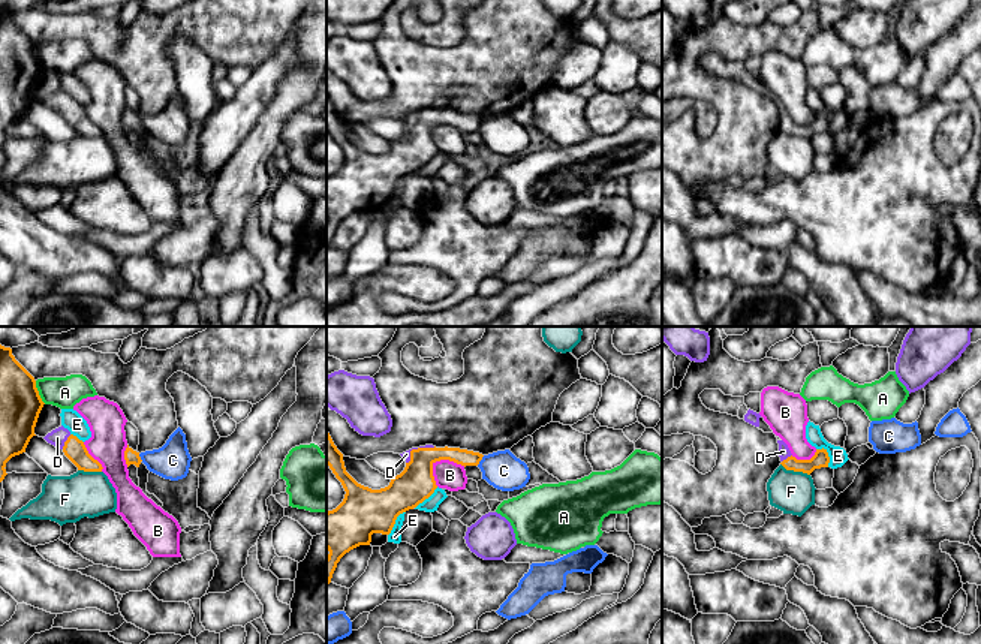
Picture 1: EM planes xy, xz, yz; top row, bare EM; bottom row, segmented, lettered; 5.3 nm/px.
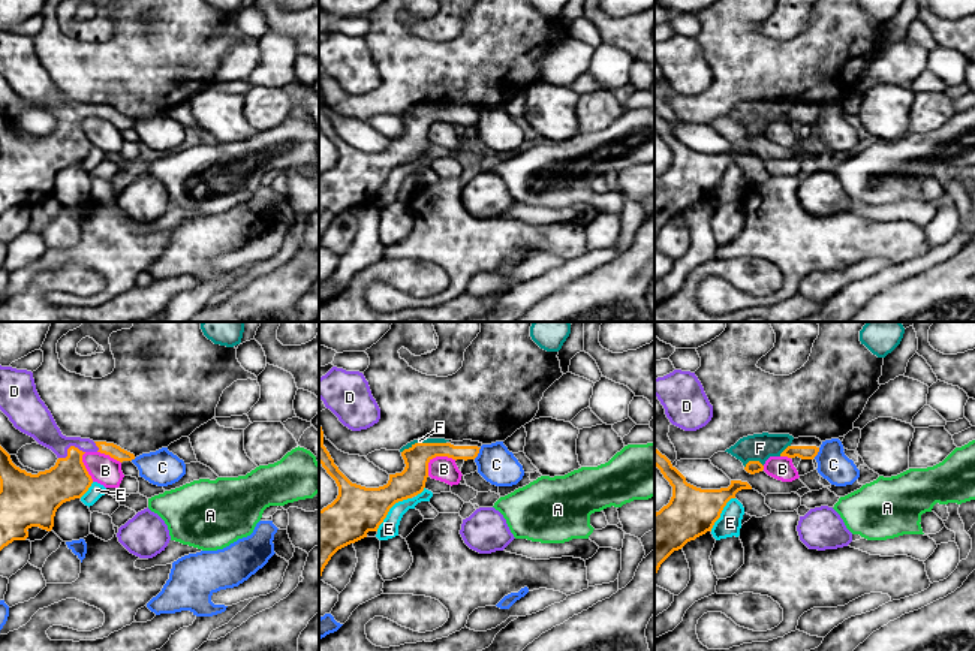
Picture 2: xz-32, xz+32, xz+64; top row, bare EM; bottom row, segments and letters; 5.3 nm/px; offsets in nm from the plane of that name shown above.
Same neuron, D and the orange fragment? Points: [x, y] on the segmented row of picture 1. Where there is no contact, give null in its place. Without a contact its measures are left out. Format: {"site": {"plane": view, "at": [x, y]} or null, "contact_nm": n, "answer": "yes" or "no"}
{"site": {"plane": "xy", "at": [65, 442]}, "contact_nm": 90, "answer": "yes"}

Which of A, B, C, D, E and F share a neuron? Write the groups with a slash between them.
A / B / C / D / E / F

